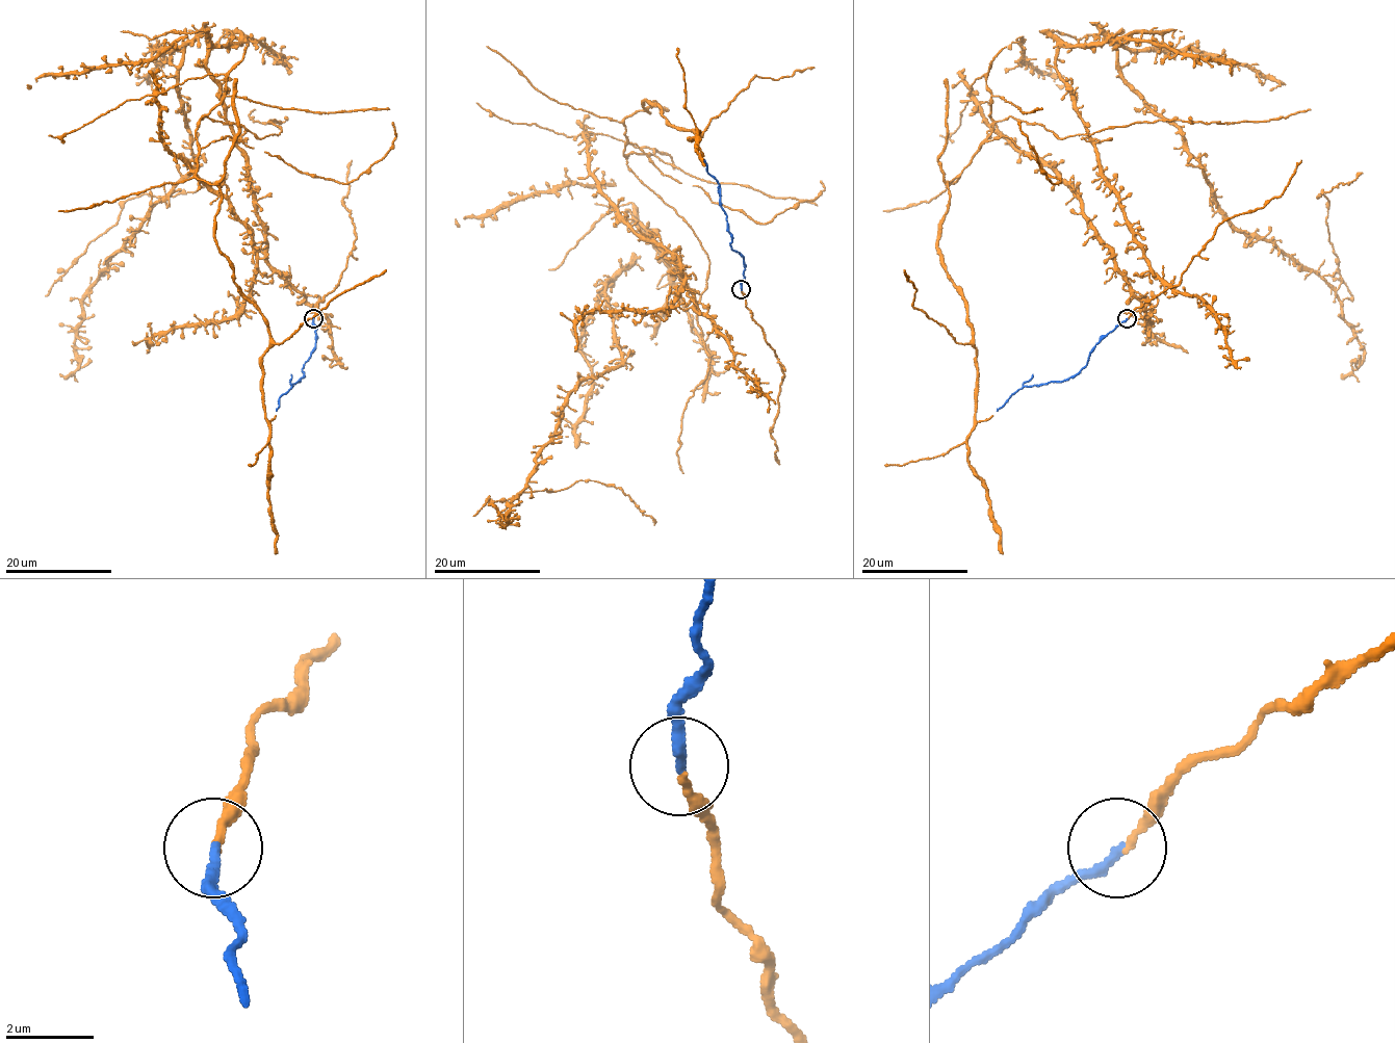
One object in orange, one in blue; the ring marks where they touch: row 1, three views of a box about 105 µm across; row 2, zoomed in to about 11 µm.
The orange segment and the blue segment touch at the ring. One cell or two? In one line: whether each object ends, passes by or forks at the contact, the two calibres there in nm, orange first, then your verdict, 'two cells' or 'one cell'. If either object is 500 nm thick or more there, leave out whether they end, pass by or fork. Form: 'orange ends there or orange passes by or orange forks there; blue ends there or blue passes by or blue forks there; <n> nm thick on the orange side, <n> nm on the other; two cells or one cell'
orange ends there; blue ends there; 170 nm thick on the orange side, 240 nm on the other; one cell

